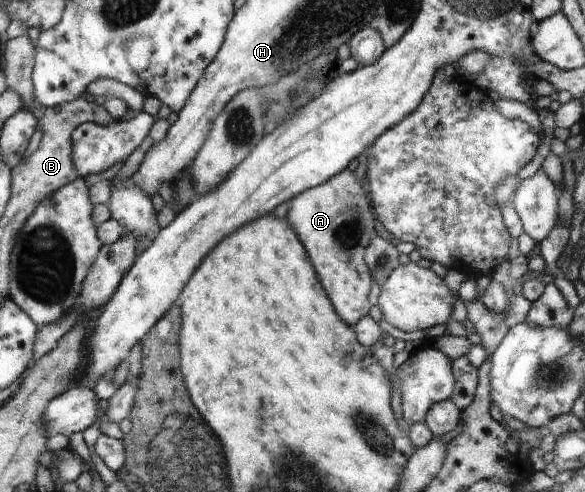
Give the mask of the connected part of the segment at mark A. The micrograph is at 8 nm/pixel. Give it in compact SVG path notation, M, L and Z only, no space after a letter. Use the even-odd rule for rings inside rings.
M347 167L325 183L291 199L285 218L293 231L300 235L301 243L305 243L308 257L321 284L325 283L324 289L337 315L354 327L371 309L367 295L372 273L369 273L370 268L363 261L363 251L375 233L375 219L355 171Z

